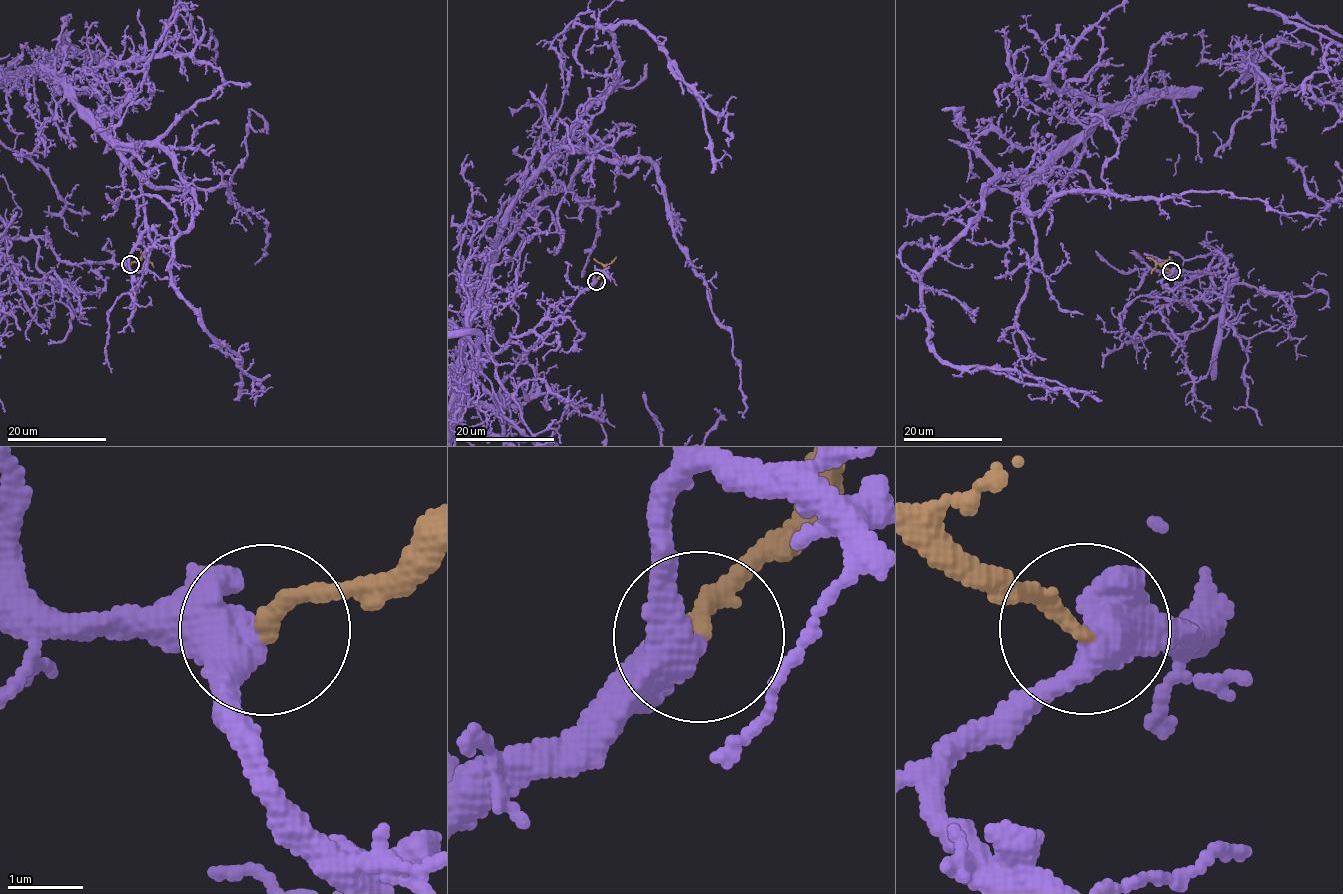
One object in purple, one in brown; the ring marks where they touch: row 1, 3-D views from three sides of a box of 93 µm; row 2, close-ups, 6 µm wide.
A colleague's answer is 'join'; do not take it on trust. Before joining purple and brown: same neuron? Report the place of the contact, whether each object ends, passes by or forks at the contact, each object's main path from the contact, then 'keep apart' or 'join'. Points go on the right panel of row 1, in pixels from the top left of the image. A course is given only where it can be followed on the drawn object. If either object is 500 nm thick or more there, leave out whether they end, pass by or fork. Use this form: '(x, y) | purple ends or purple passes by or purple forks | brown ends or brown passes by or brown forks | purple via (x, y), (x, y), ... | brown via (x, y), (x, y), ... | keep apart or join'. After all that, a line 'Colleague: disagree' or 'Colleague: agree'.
(1171, 271) | purple passes by | brown ends | brown via (1171, 272), (1156, 264), (1151, 274) | join
Colleague: agree

